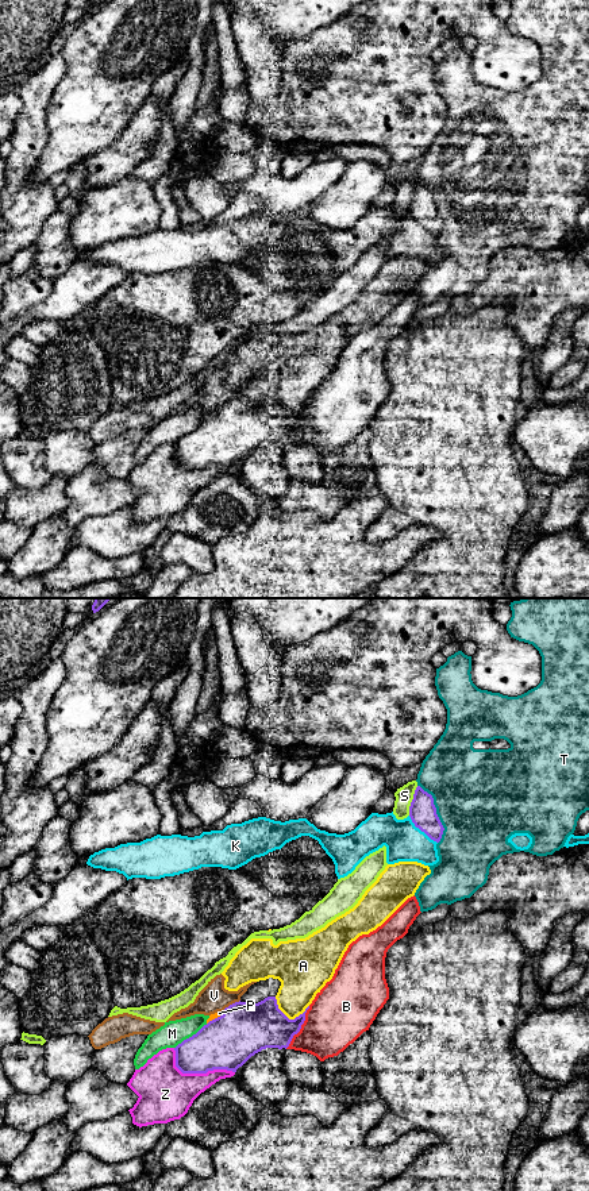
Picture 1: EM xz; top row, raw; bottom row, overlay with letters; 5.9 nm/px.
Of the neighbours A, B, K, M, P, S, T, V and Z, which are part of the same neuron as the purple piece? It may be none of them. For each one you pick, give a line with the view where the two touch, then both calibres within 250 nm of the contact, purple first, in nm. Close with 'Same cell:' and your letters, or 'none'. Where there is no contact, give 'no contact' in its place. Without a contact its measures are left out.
P: xz | 320/30 nm
Same cell: P

